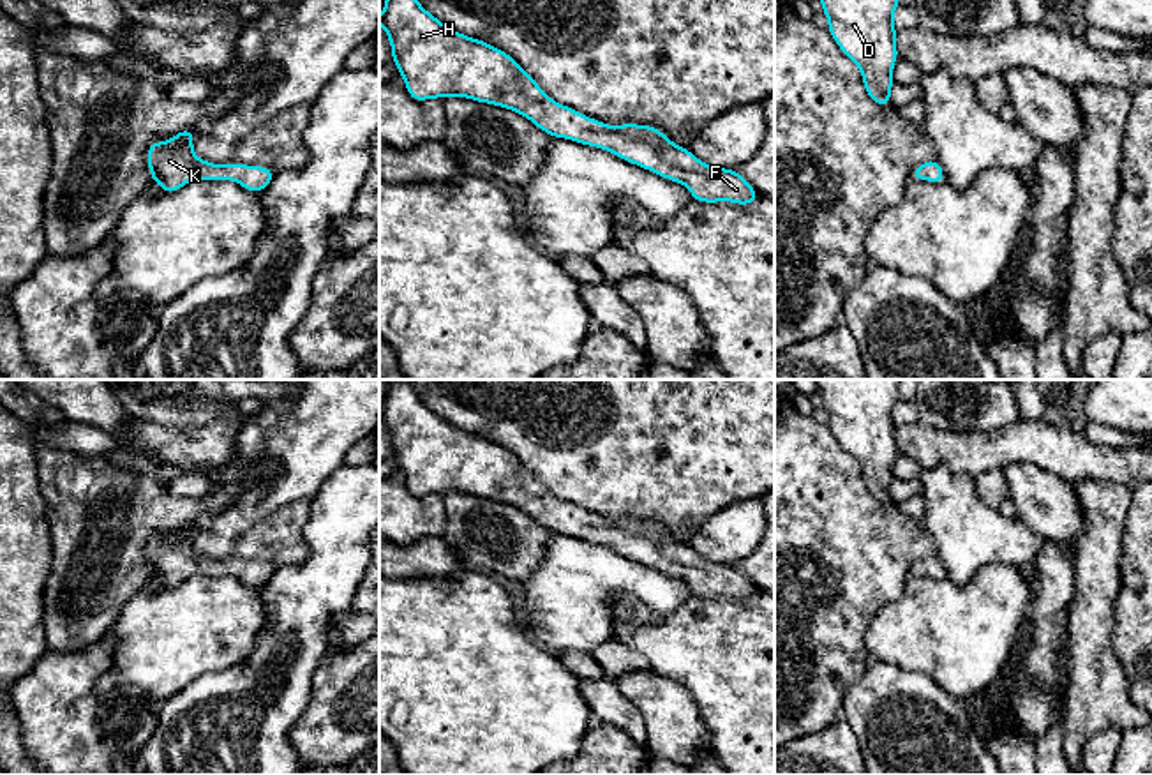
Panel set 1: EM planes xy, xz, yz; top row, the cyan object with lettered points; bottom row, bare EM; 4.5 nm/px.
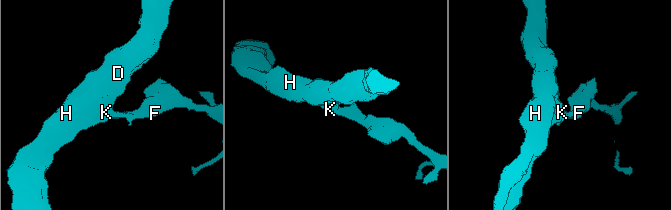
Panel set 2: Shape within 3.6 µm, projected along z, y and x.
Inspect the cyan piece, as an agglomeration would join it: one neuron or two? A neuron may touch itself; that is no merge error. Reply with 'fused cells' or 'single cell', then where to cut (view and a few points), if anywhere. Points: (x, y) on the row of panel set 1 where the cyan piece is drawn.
single cell; cut none

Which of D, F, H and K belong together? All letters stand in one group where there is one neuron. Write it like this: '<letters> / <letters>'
D F H K

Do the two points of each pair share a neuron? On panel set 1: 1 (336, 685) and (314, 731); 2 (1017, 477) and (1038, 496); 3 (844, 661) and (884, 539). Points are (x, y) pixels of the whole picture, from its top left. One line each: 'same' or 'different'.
1: same
2: same
3: same

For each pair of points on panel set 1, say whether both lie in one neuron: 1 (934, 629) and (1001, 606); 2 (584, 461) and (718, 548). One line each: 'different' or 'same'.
1: same
2: different

